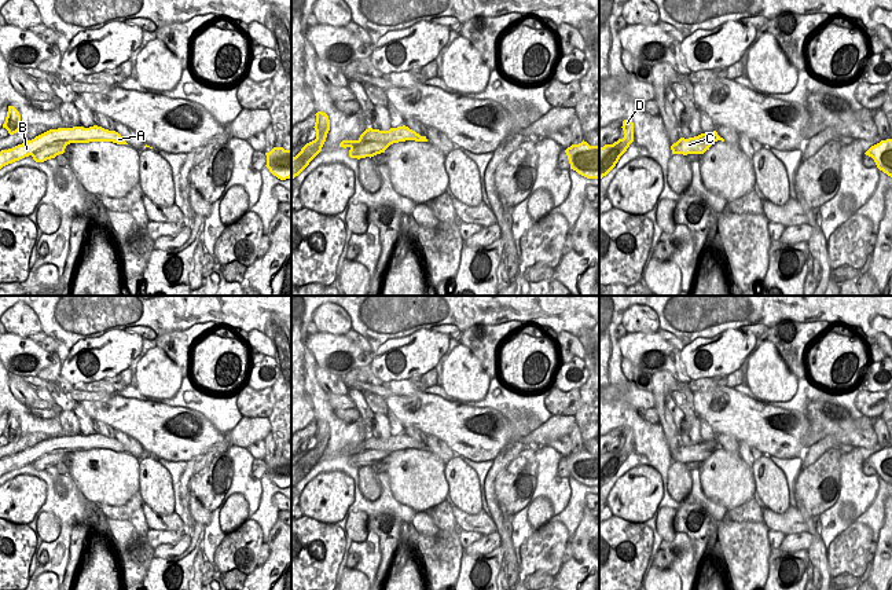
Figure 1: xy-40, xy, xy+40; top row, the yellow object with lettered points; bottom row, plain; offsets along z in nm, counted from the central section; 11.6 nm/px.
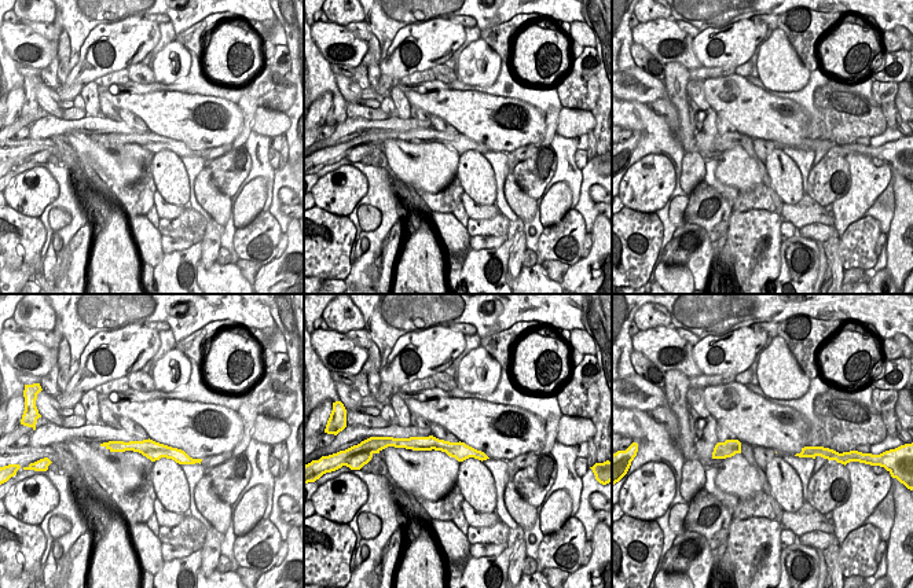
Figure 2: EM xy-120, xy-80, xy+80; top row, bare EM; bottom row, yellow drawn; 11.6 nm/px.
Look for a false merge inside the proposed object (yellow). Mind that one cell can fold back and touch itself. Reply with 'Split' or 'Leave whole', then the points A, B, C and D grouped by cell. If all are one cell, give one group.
Split. Groups: A B D / C.

